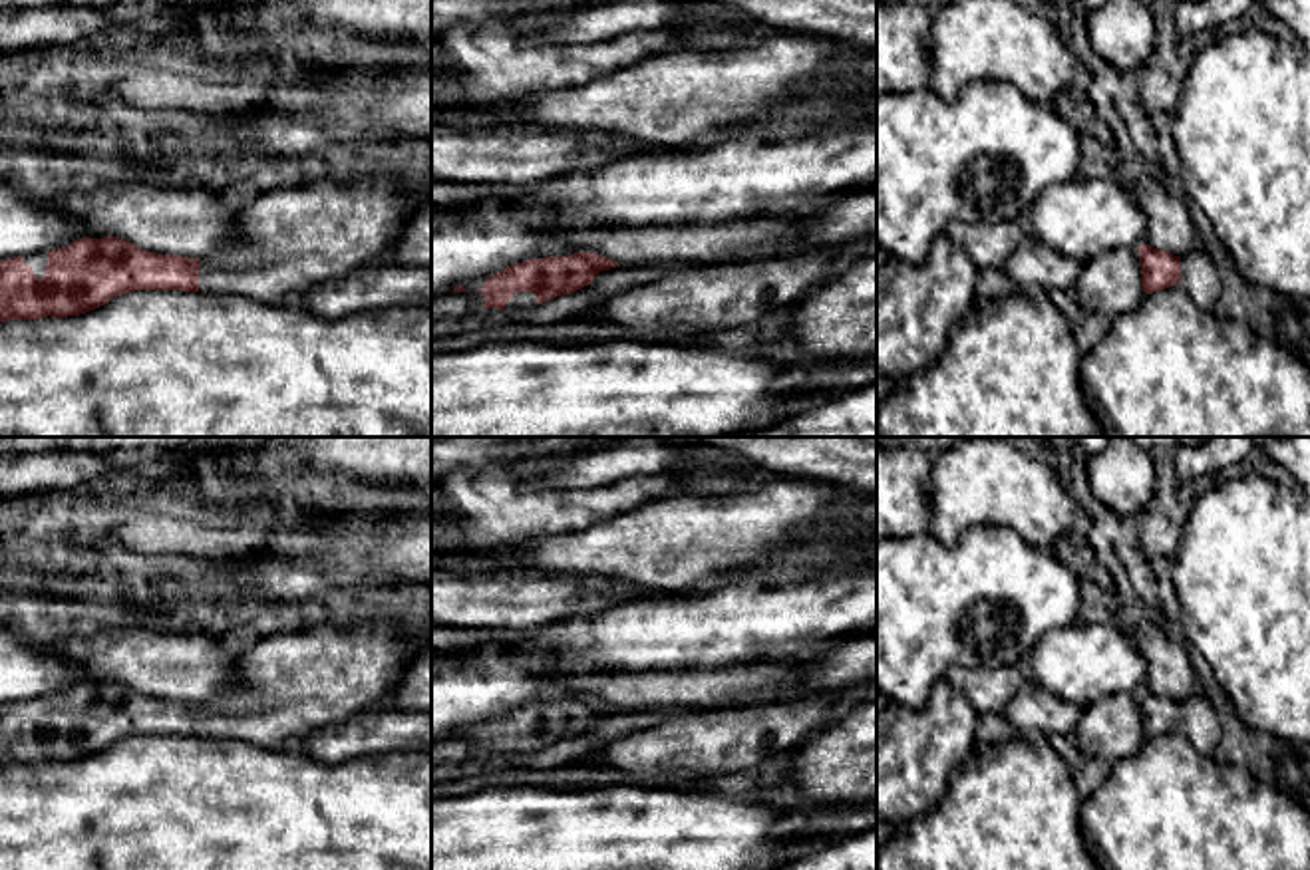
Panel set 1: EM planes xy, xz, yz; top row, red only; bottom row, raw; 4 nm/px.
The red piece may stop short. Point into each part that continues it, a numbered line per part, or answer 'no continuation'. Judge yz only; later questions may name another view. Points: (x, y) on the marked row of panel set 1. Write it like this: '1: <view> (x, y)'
1: yz (1199, 277)

